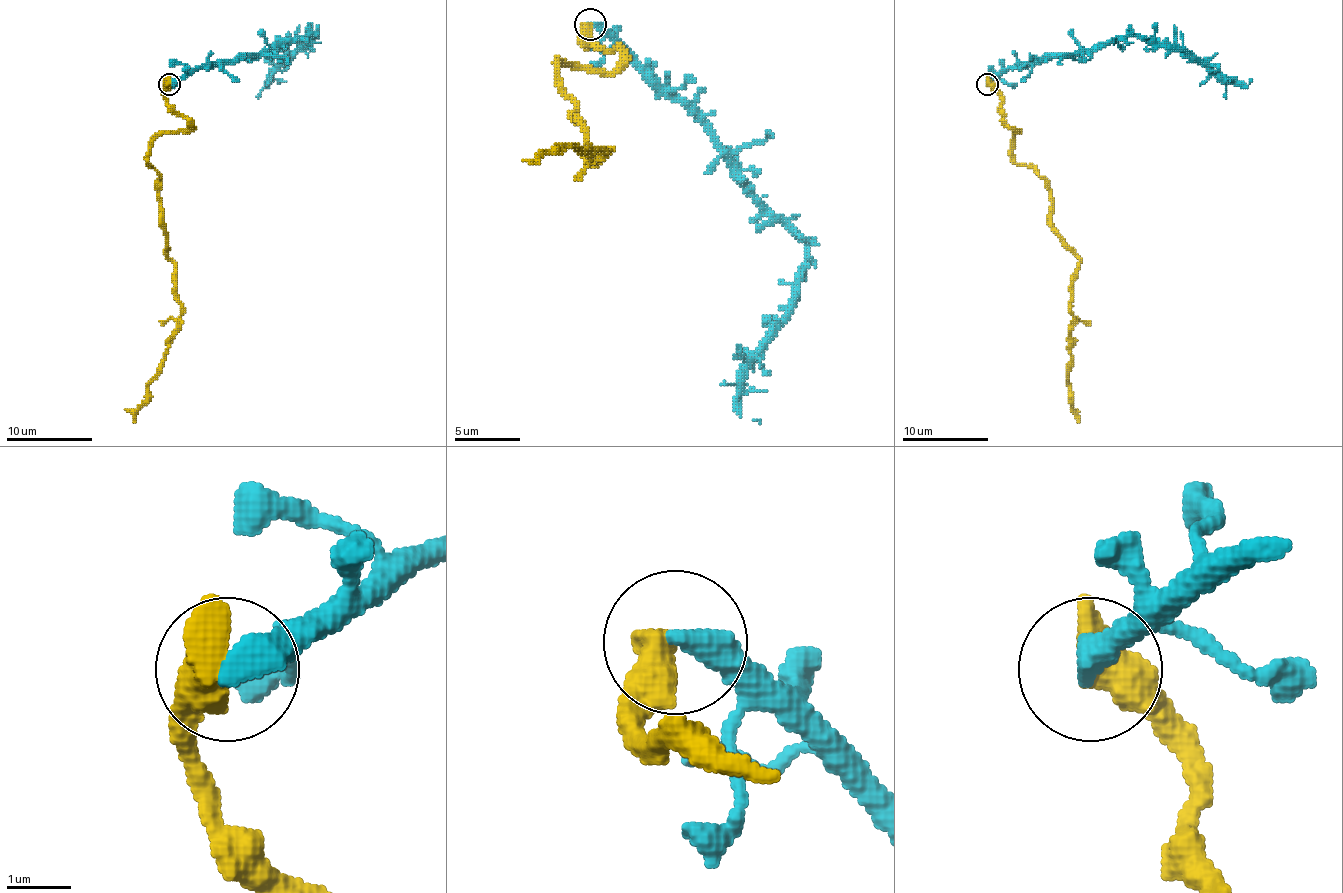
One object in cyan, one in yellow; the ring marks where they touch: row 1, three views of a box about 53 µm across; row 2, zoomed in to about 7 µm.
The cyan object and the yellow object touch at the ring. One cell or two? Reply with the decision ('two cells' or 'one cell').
two cells

